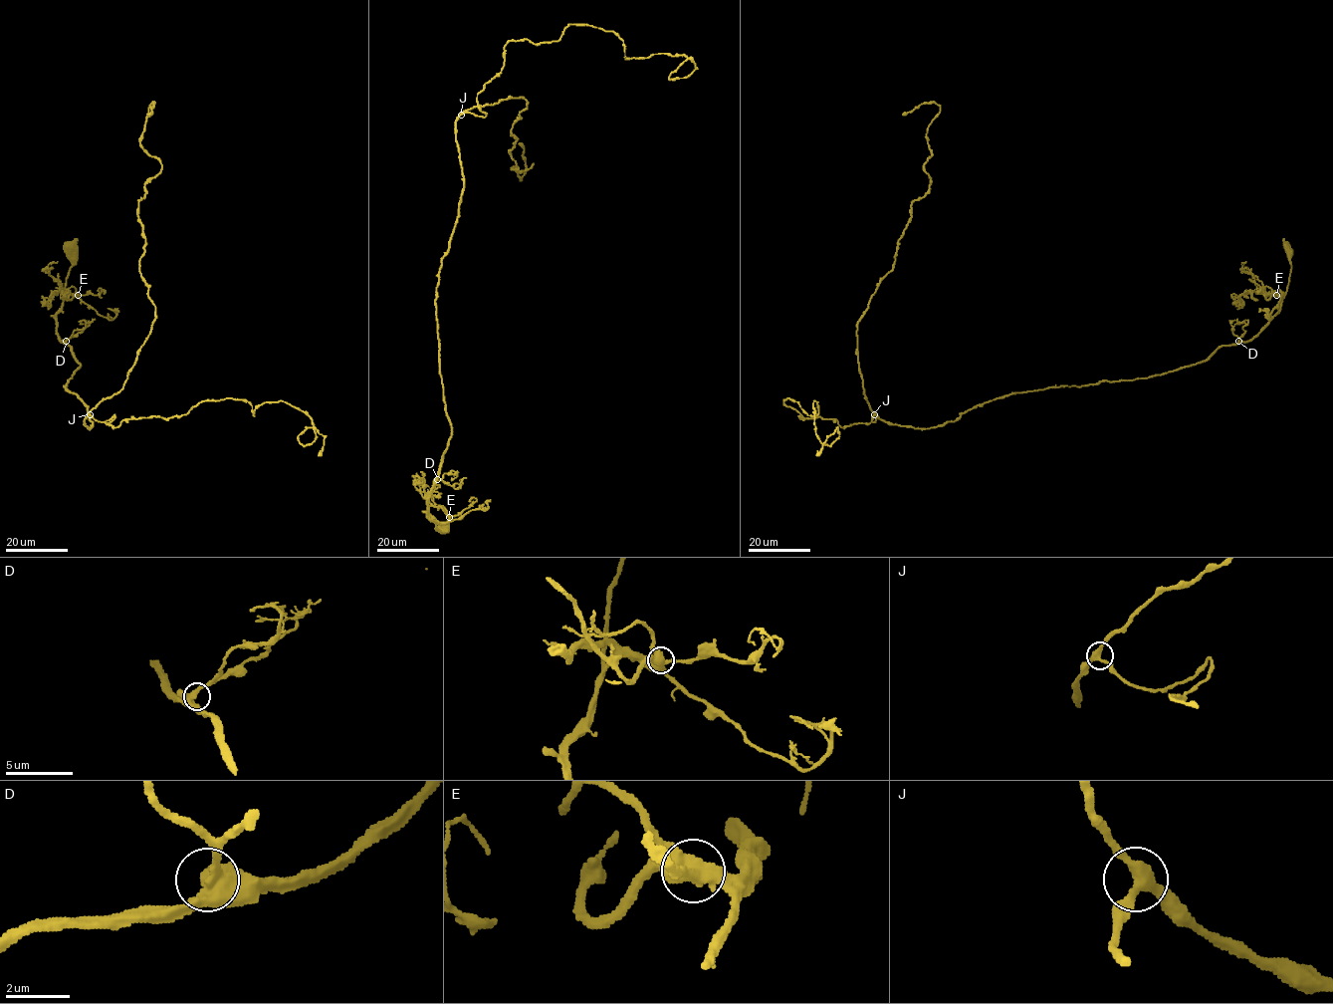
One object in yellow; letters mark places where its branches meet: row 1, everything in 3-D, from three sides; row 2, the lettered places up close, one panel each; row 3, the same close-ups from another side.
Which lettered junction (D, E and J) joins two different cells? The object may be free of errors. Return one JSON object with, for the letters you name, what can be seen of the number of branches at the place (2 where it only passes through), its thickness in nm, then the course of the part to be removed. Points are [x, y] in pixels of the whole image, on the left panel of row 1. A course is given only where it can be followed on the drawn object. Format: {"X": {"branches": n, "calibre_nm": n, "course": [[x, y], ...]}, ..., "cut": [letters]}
{"E": {"branches": 3, "calibre_nm": 480, "course": [[78, 295], [70, 299], [59, 283], [44, 271], [51, 265]]}, "cut": ["E"]}

